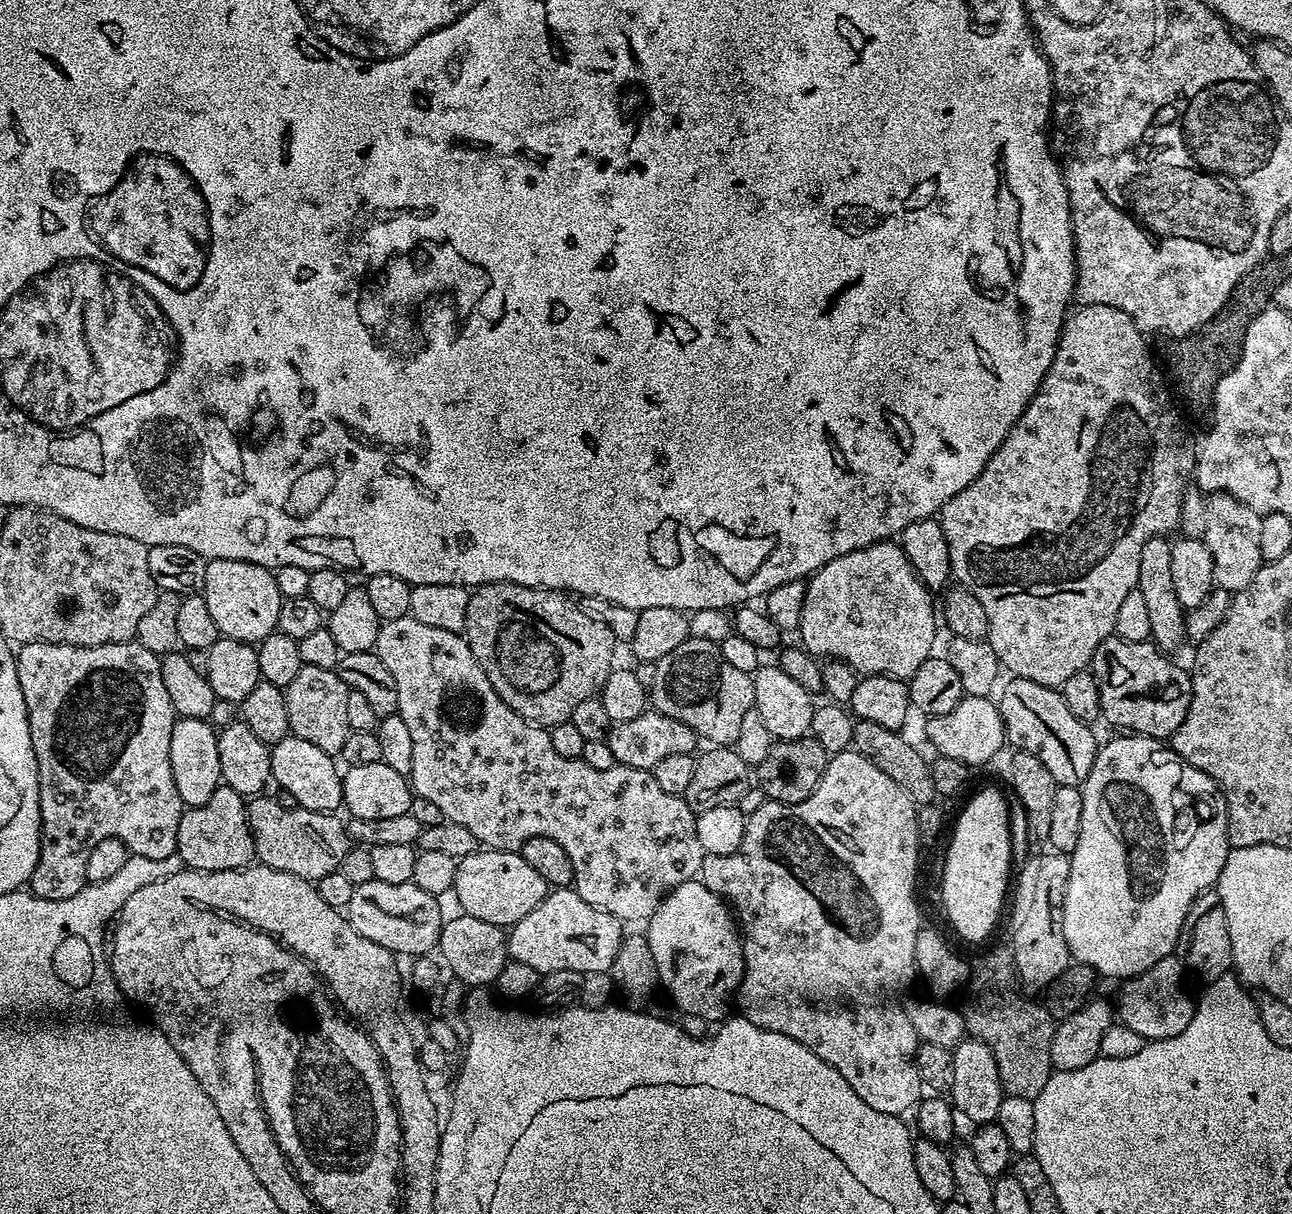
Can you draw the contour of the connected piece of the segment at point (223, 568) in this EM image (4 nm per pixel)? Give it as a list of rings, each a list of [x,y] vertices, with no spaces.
[[[208,560],[202,595],[221,636],[255,645],[276,631],[282,597],[275,575],[260,564],[245,560]]]

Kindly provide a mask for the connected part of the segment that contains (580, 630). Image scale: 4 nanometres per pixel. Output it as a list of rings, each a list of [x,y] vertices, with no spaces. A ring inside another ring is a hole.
[[[481,584],[469,595],[466,626],[462,633],[474,658],[482,666],[490,686],[524,720],[547,729],[572,719],[574,709],[586,698],[596,696],[612,673],[618,641],[598,617],[582,614],[571,595],[552,588],[531,588],[521,584]]]

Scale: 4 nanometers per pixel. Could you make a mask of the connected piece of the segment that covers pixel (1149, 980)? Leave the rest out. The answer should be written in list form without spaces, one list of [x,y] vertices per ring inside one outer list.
[[[1173,954],[1150,966],[1141,976],[1131,977],[1121,987],[1125,988],[1120,992],[1119,1023],[1128,1024],[1134,1034],[1143,1036],[1148,1042],[1182,1034],[1182,1030],[1190,1026],[1194,1011],[1193,1001],[1188,1001],[1188,996],[1184,993],[1184,976],[1186,977],[1184,963],[1179,956]]]

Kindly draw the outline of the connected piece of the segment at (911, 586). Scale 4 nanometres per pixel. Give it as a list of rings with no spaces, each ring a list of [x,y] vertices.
[[[879,540],[876,544],[871,544],[865,548],[854,550],[850,554],[842,554],[838,558],[834,558],[826,566],[822,566],[816,572],[813,572],[807,581],[805,590],[804,605],[801,608],[800,623],[798,627],[798,635],[804,643],[804,648],[812,656],[828,656],[824,658],[835,658],[837,661],[843,662],[848,667],[854,669],[857,674],[879,674],[882,676],[895,676],[896,679],[909,681],[912,679],[914,670],[918,670],[918,666],[922,666],[922,662],[926,662],[929,656],[933,655],[936,644],[936,624],[938,628],[938,608],[932,605],[933,593],[926,587],[920,578],[919,572],[913,568],[912,563],[908,560],[908,555],[899,543],[892,540]]]

